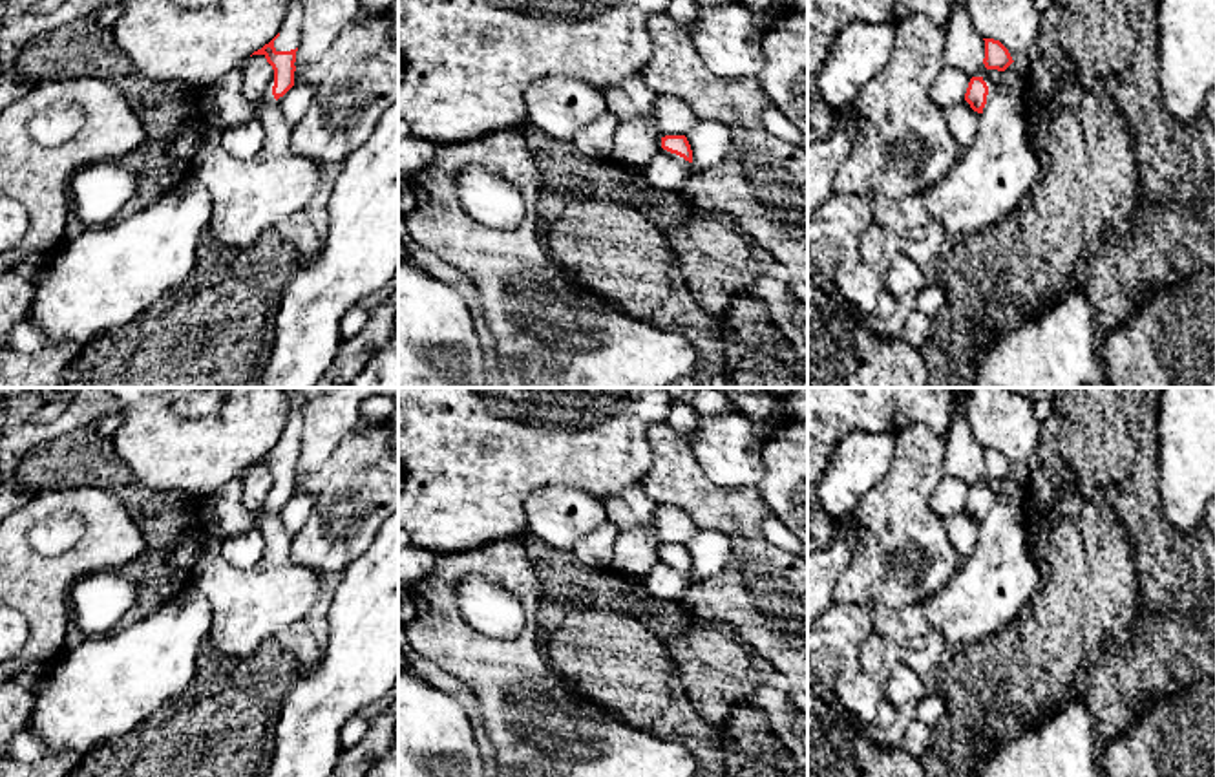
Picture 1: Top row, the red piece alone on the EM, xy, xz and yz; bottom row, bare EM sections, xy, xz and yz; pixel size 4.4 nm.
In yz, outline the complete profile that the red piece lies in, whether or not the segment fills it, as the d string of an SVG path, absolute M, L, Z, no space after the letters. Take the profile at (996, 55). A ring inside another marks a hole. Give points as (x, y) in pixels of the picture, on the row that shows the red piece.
M994 38L983 40L985 40L985 59L983 59L985 68L1005 71L1014 62L1009 49L999 40Z

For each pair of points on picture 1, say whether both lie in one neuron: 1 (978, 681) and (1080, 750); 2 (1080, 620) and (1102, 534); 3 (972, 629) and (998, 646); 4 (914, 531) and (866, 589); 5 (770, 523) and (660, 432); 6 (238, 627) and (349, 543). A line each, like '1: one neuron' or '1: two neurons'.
1: two neurons
2: one neuron
3: two neurons
4: one neuron
5: two neurons
6: two neurons

